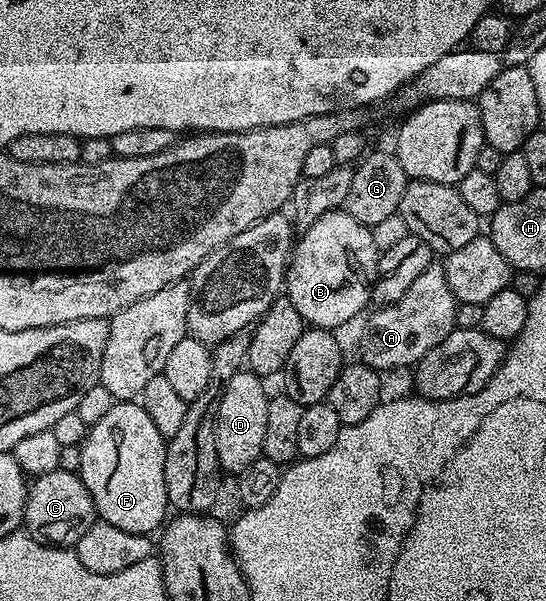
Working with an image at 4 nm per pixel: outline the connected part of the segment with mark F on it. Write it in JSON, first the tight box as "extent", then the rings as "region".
{"extent":[78,402,170,536],"region":[[[118,402],[102,422],[89,427],[80,450],[82,466],[78,475],[90,490],[99,519],[118,526],[118,530],[143,536],[165,523],[170,512],[164,477],[165,447],[164,436],[158,434],[150,414],[139,402]]]}

